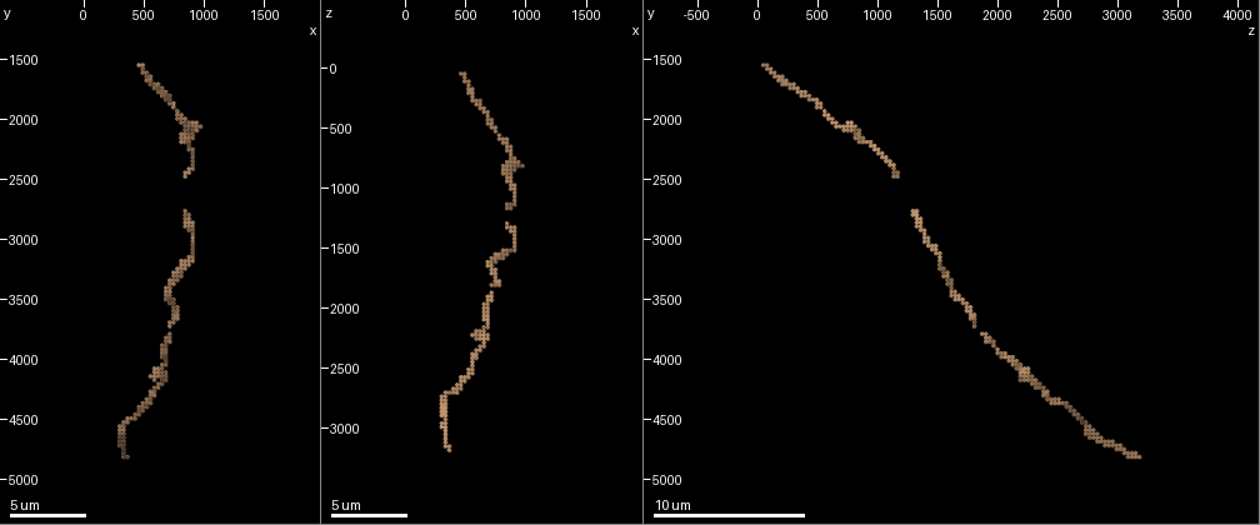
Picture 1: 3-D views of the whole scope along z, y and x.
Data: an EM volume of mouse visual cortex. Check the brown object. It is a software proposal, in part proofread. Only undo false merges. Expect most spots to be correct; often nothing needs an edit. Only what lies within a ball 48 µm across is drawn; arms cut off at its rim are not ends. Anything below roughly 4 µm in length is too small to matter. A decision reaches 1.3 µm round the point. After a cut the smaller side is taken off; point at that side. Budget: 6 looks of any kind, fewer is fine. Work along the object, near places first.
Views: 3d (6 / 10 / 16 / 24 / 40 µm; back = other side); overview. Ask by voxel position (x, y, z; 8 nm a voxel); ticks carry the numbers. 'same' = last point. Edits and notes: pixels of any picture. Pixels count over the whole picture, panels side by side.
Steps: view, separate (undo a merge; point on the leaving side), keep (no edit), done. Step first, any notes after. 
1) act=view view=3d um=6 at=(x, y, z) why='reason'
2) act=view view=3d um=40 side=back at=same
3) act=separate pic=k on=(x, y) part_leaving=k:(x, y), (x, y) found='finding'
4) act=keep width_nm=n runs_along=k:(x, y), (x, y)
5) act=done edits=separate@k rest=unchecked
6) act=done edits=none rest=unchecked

act=view view=3d um=6 at=(880, 2080, 720)

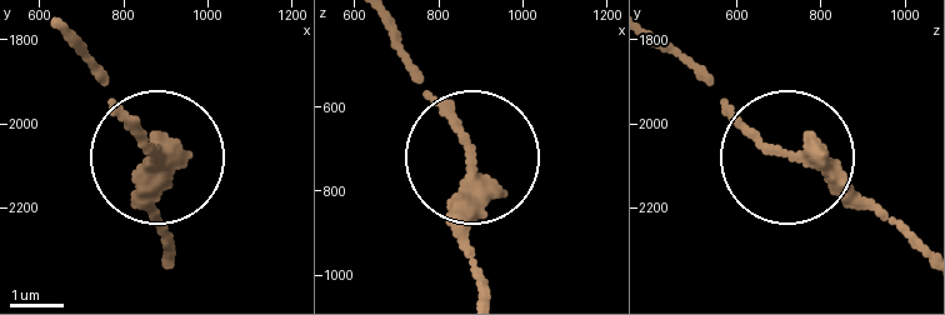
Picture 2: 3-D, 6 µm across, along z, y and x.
act=keep width_nm=320 found='all the same neuron'

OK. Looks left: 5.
act=view view=3d um=6 at=(820, 3240, 1540)

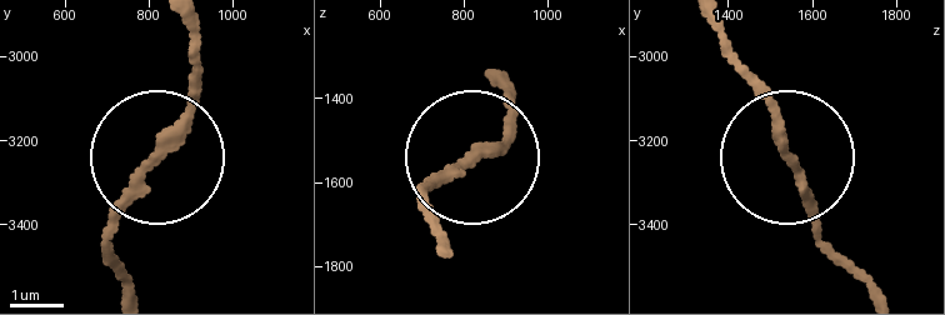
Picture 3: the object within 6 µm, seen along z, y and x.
act=view view=3d um=6 side=back at=(835, 3235, 1540)

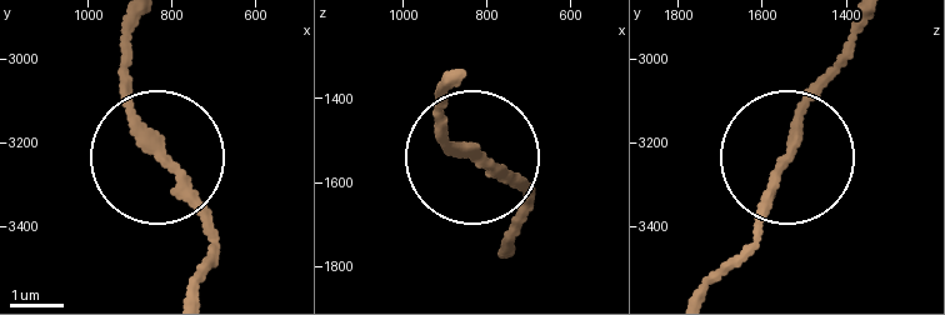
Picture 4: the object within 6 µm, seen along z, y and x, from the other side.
act=keep width_nm=200 runs_along=4:(163, 153), (144, 148), (126, 94), (126, 28) found='continuous, no second neuron'

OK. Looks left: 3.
act=view view=3d um=10 at=(620, 4220, 2380)

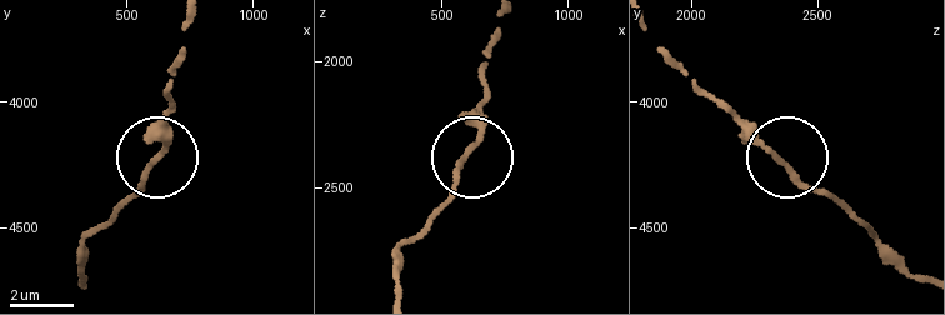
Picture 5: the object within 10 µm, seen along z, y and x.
act=keep width_nm=160 runs_along=5:(656, 46), (700, 89), (733, 105), (796, 178), (850, 215) found='all the same neuron'

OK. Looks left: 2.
act=done edits=none rest=unchecked

